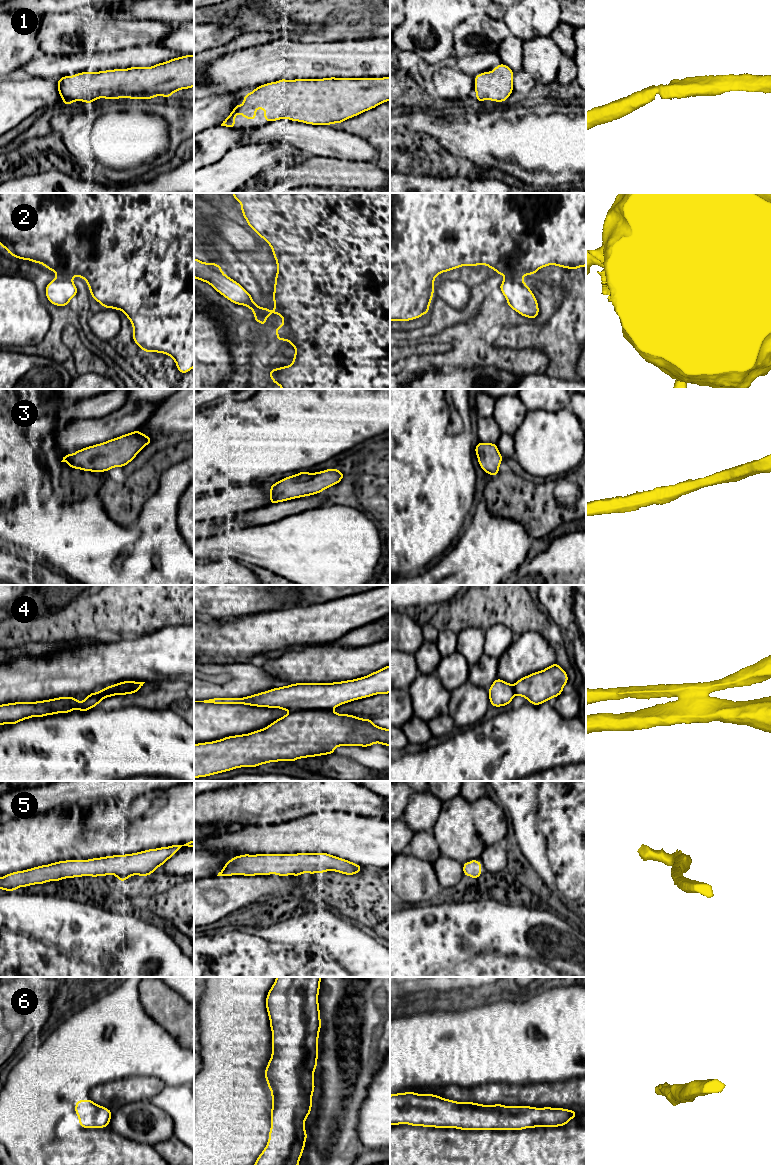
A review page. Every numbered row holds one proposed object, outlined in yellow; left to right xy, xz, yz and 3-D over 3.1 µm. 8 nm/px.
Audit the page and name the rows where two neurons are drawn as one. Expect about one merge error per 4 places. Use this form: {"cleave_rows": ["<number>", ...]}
{"cleave_rows": ["2", "4"]}

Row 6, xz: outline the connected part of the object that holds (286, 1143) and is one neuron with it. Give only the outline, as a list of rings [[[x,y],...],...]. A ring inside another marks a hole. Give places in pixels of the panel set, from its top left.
[[[276,977],[266,997],[272,1031],[272,1054],[265,1069],[271,1090],[272,1110],[269,1140],[254,1165],[299,1165],[307,1132],[305,1119],[312,1110],[314,1072],[321,1029],[318,995],[322,977]]]

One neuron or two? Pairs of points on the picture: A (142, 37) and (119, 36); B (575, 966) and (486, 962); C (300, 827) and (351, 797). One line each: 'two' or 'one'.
A: one
B: one
C: two

